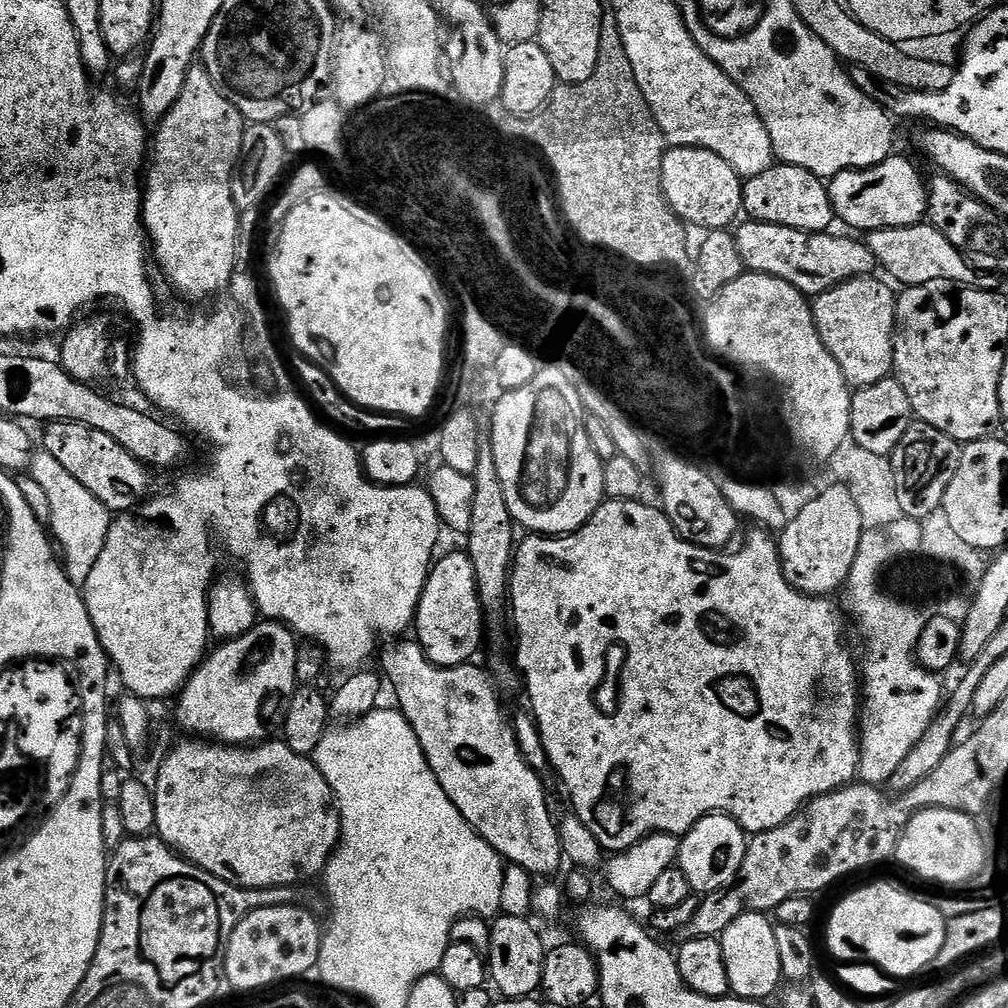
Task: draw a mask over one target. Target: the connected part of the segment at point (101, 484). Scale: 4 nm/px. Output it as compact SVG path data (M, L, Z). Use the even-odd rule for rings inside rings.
M53 420L45 428L48 429L44 432L43 451L54 454L55 460L75 480L82 482L82 486L86 486L86 490L90 490L90 494L94 494L98 502L106 505L109 512L119 514L135 509L149 495L149 469L126 454L126 450L122 450L122 446L118 446L118 442L110 438L110 434L102 434L102 430L94 430L78 422L61 420Z

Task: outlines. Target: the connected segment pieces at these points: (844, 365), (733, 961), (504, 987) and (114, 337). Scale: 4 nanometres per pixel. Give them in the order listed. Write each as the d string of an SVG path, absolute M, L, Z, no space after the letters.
M860 276L826 290L811 301L818 334L853 389L874 386L874 382L887 380L894 372L892 339L896 337L897 293L892 292L891 283L883 284L876 279Z
M747 912L734 918L734 922L730 922L730 926L726 926L724 933L718 937L722 946L722 958L726 962L726 978L730 978L728 991L731 995L742 1000L763 1002L770 999L776 991L781 991L782 961L778 959L775 933L776 924L765 913Z
M500 914L491 921L490 946L486 953L491 983L496 983L495 991L509 1000L522 1000L540 992L542 966L546 943L536 933L536 928L520 916Z
M104 312L101 316L92 316L89 320L81 319L73 323L72 327L63 333L64 345L60 348L58 363L75 380L83 384L104 386L100 384L108 384L111 380L124 380L127 376L129 379L130 340L128 344L128 332L124 329L126 320L123 315L120 316L111 316L110 313Z

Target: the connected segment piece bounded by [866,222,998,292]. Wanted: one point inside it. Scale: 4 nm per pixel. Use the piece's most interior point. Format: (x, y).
(917, 254)

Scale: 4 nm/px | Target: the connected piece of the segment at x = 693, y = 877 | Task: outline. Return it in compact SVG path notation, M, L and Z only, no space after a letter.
M713 814L704 816L684 833L680 840L678 866L682 874L686 874L686 882L690 882L693 893L707 894L726 886L738 874L748 849L746 833L731 816Z

